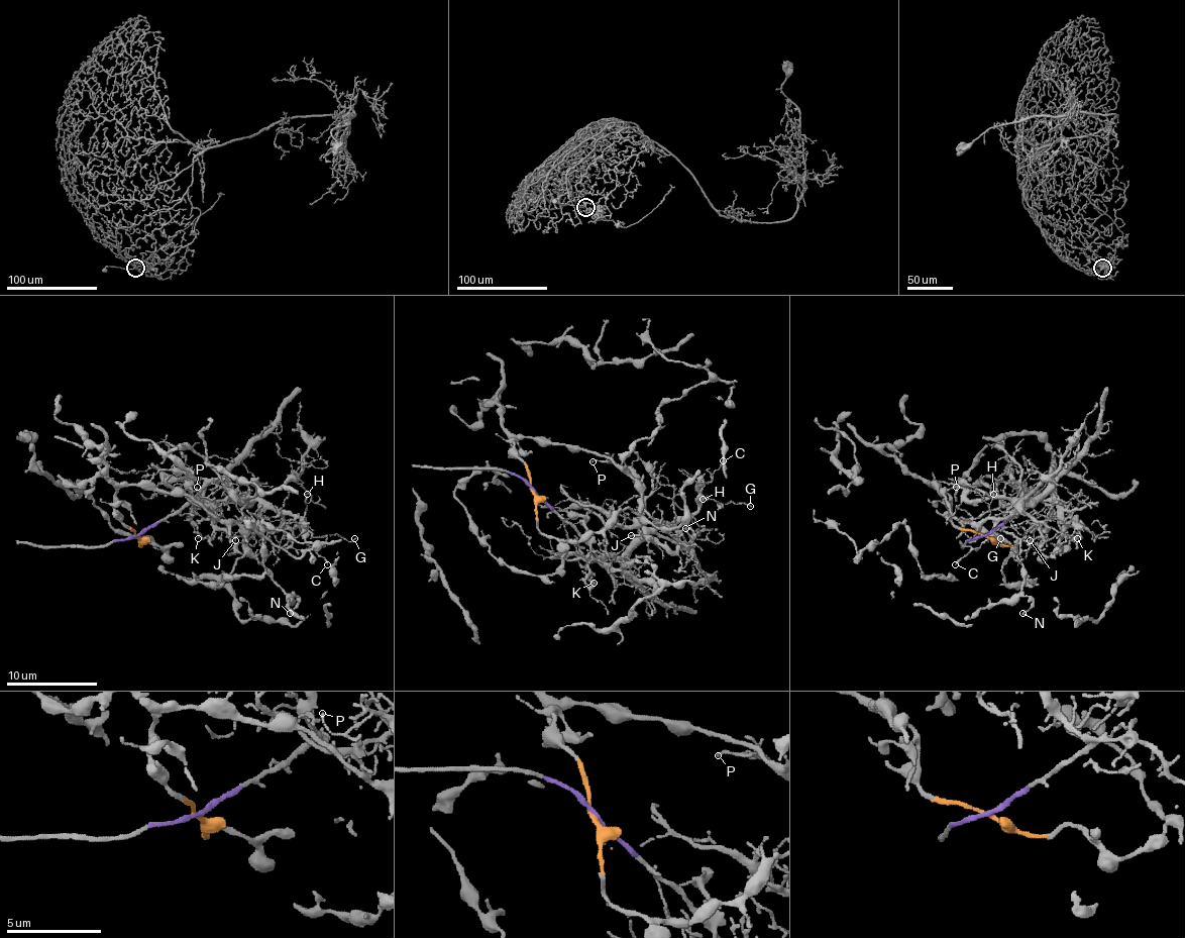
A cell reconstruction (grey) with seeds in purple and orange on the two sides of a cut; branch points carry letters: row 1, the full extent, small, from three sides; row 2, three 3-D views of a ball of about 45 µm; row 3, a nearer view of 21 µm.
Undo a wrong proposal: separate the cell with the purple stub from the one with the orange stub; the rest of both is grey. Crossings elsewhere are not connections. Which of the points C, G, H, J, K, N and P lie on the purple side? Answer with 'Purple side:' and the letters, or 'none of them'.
Purple side: C, G, H, J, K, P

